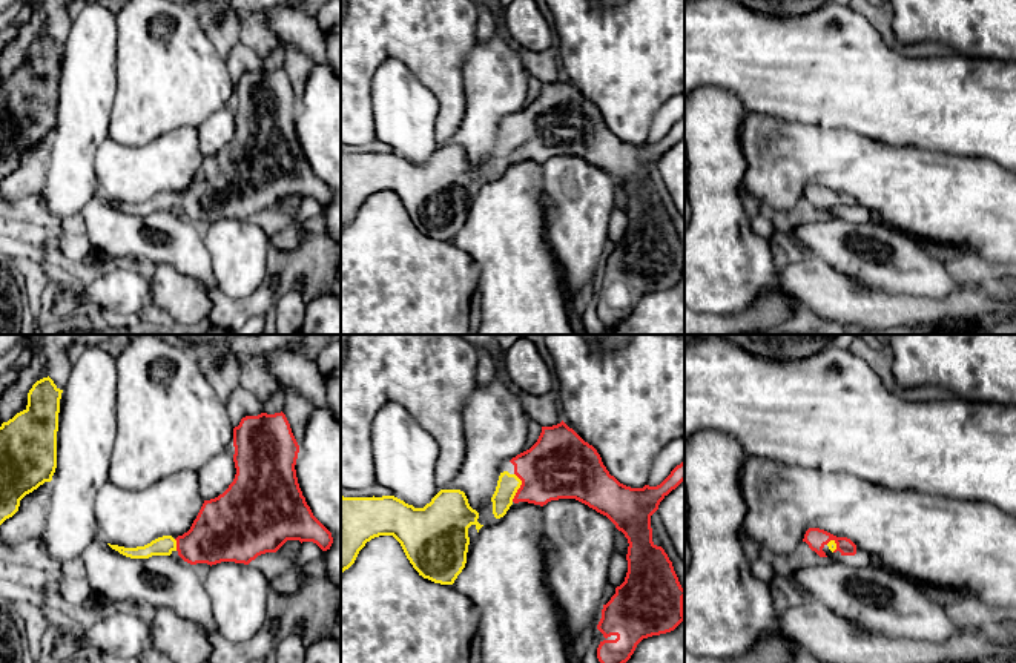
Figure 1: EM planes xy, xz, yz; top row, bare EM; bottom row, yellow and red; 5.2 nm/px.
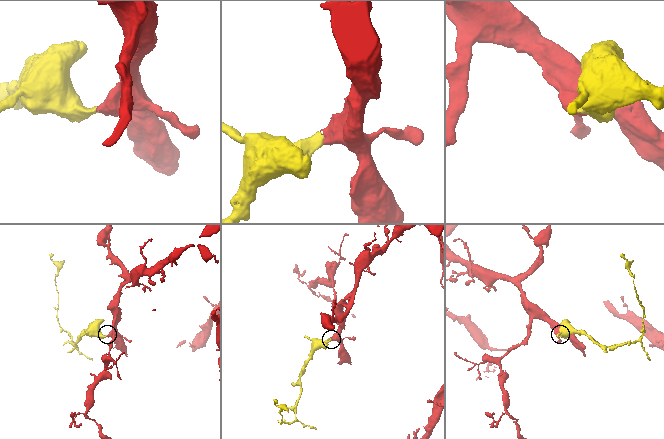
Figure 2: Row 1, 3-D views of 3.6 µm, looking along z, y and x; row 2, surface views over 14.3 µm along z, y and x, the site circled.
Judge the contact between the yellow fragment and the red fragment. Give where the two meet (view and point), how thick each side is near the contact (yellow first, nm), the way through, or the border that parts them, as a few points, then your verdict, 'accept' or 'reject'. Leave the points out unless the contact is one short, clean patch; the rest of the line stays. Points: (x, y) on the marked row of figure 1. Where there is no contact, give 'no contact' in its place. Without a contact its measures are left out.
meets yellow in xz at (519, 487); 110 nm thick on the yellow side, 360 nm on the other; runs through xz (508, 484), (519, 487), (560, 465); accept

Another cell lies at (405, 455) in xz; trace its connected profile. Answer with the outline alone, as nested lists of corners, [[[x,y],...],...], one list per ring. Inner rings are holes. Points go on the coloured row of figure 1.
[[[399,402],[379,408],[371,422],[371,450],[379,485],[414,508],[424,508],[439,493],[436,439]]]

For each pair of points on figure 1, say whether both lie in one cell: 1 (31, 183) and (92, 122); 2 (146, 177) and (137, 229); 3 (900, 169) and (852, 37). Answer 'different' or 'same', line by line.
1: different
2: different
3: different

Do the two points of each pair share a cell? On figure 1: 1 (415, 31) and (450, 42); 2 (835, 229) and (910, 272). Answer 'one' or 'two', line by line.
1: one
2: one

